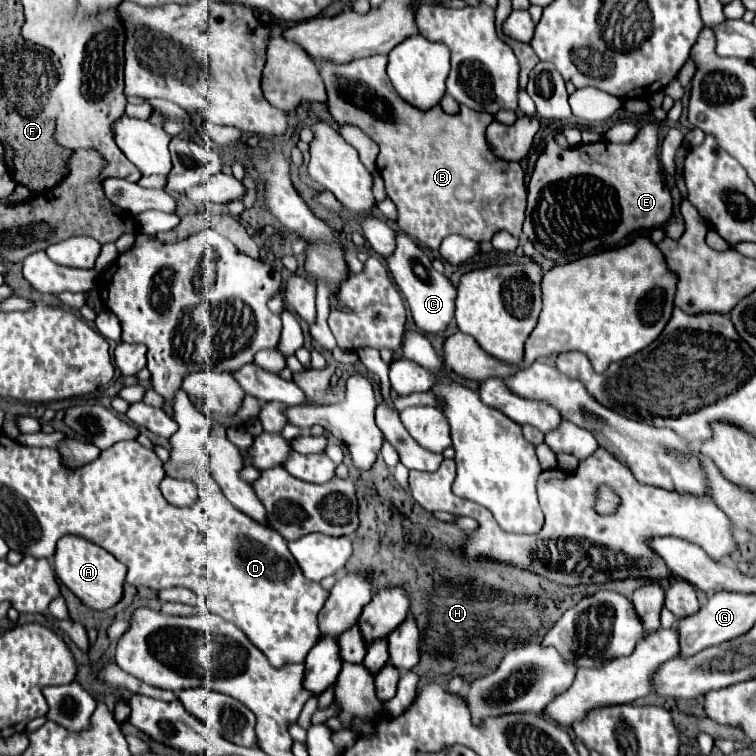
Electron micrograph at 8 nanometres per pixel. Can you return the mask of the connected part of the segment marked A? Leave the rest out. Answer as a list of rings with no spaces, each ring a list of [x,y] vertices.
[[[64,536],[58,542],[54,554],[54,572],[58,580],[76,594],[84,606],[92,610],[108,610],[122,600],[124,594],[124,576],[126,566],[122,566],[108,550],[80,538],[80,536]]]

